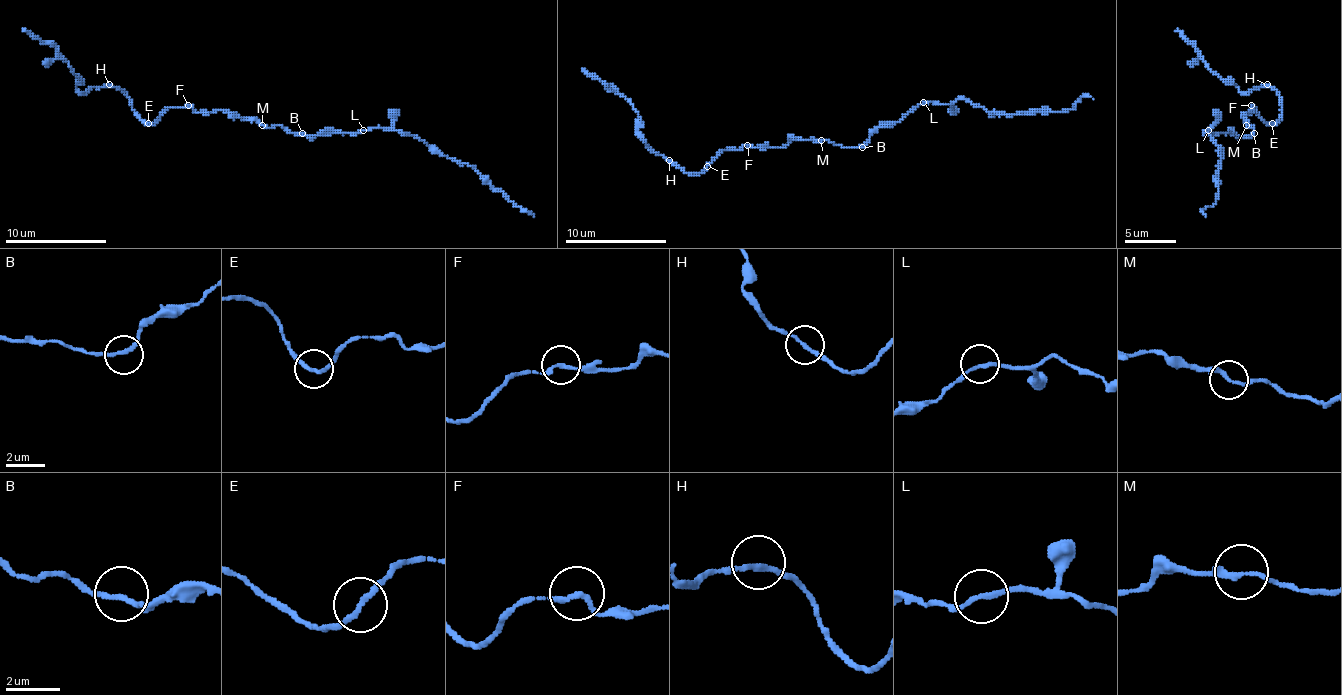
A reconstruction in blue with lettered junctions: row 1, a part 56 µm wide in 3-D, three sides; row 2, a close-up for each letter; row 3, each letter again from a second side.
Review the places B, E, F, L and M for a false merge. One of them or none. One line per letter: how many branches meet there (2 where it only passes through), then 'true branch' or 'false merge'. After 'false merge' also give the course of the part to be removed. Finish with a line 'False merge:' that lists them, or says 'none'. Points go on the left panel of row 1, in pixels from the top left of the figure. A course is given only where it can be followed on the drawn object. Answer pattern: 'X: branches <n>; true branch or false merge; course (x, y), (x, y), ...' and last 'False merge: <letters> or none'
B: branches 2; true branch
E: branches 2; true branch
F: branches 2; true branch
L: branches 2; true branch
M: branches 2; true branch
False merge: none

